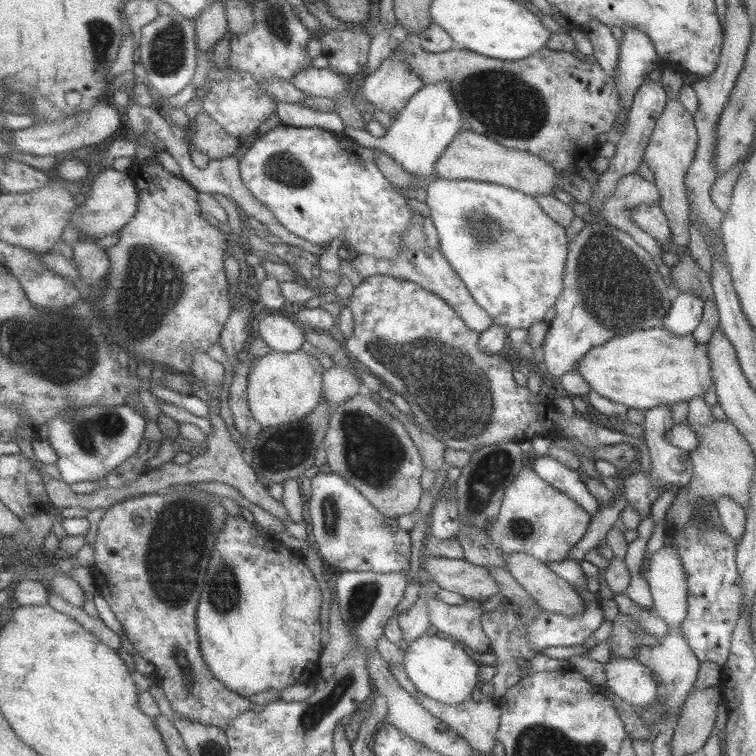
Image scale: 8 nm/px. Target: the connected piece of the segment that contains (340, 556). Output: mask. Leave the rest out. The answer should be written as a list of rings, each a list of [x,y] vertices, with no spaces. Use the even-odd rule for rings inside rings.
[[[333,472],[329,474],[318,473],[312,478],[313,494],[307,502],[307,517],[310,523],[310,536],[312,546],[319,556],[328,561],[328,564],[336,570],[343,571],[373,571],[376,573],[390,573],[403,571],[405,574],[409,568],[409,535],[407,530],[401,530],[397,526],[397,518],[385,518],[358,489],[344,477]]]

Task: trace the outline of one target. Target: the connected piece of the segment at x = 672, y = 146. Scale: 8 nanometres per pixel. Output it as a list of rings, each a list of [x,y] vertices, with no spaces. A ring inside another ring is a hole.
[[[676,99],[666,100],[661,114],[655,121],[651,136],[645,145],[642,162],[647,165],[655,178],[655,189],[659,193],[659,208],[669,222],[672,247],[687,246],[689,243],[688,228],[692,224],[689,217],[683,180],[687,167],[693,160],[696,149],[696,128],[690,112]]]

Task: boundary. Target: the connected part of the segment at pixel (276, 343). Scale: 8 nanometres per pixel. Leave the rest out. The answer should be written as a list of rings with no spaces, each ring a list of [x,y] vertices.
[[[269,312],[259,322],[260,338],[265,340],[272,350],[277,352],[297,352],[302,350],[306,336],[302,326],[297,326],[287,316]]]

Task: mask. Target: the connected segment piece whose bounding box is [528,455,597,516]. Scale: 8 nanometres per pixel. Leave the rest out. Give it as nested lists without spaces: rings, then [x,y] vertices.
[[[547,455],[535,458],[528,464],[539,478],[548,482],[559,492],[566,494],[581,508],[584,508],[590,516],[597,511],[597,500],[587,490],[582,474],[569,470],[569,468]]]

